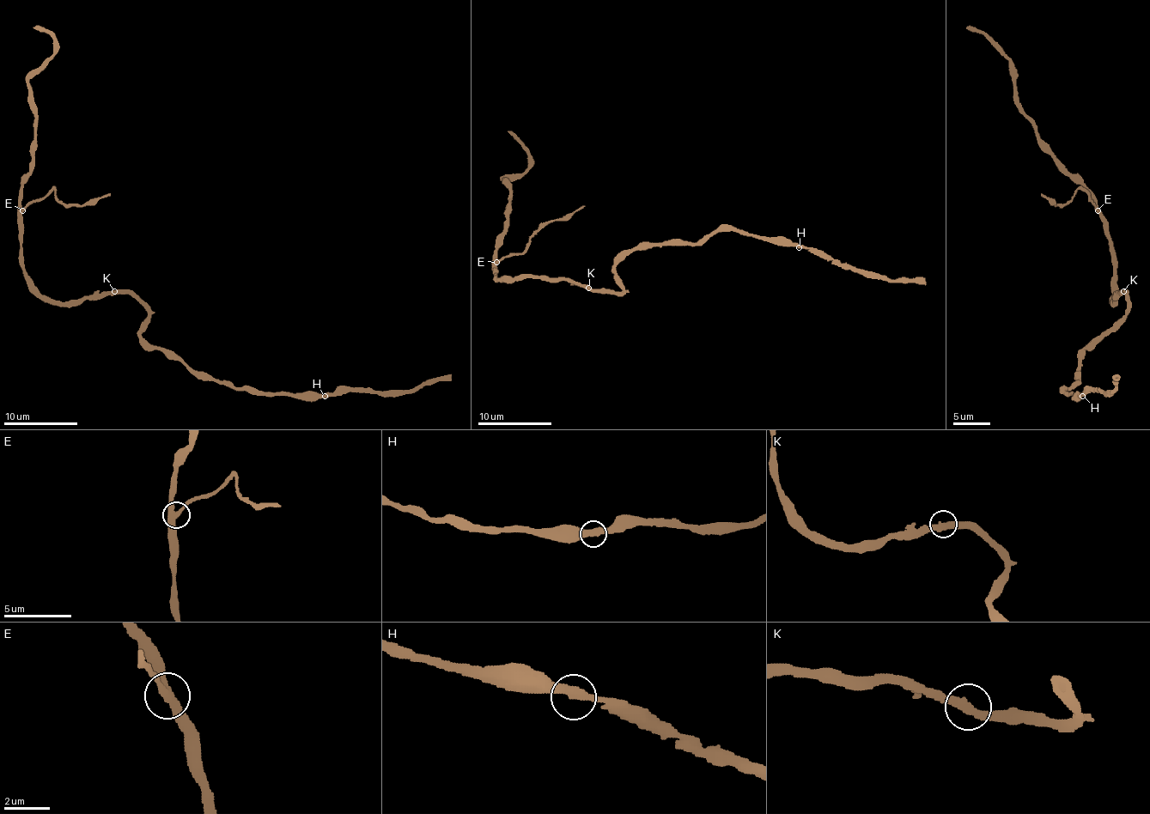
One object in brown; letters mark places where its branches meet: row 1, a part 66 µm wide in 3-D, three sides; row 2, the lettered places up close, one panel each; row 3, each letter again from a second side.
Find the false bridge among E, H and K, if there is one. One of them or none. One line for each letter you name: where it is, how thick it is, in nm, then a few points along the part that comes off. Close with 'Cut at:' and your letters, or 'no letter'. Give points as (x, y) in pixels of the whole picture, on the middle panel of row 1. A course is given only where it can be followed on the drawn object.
E: Place: (496, 262). Thickness 360 nm. Course of the part to remove: (496, 262), (503, 257), (520, 254), (537, 233), (556, 219), (568, 217), (585, 206)
Cut at: E

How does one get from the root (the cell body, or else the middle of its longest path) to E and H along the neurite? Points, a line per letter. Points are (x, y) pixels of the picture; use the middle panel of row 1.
E: (590, 289), (566, 280), (542, 276), (498, 278), (496, 262)
H: (590, 289), (620, 291), (622, 282), (614, 267), (636, 249), (703, 243), (720, 230), (790, 239), (799, 247)

